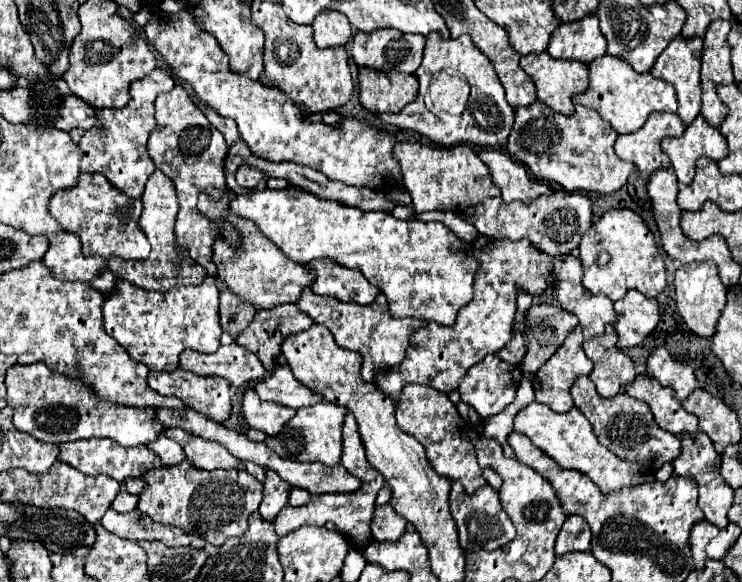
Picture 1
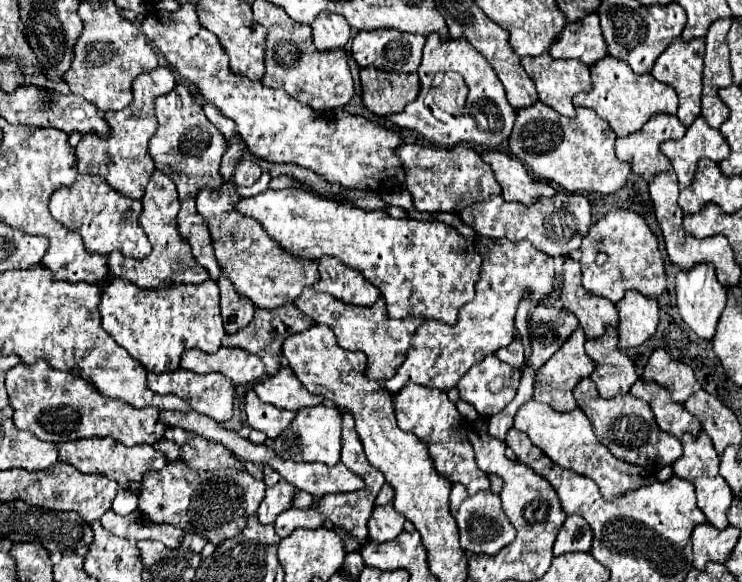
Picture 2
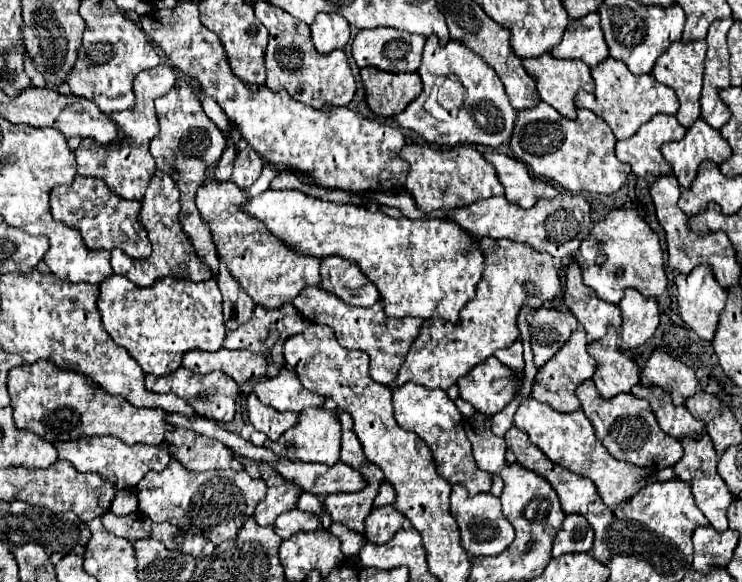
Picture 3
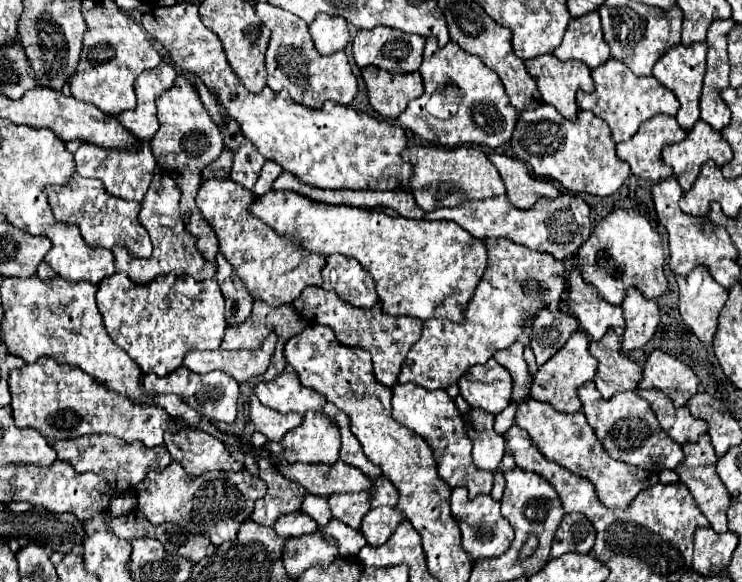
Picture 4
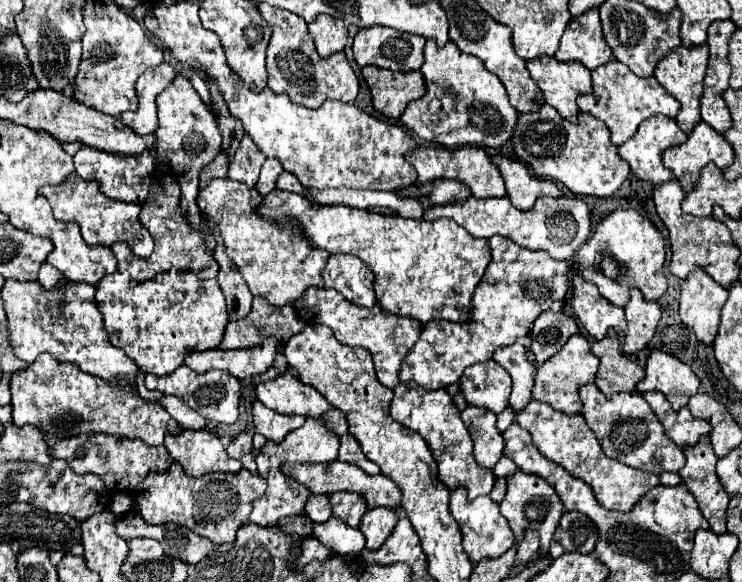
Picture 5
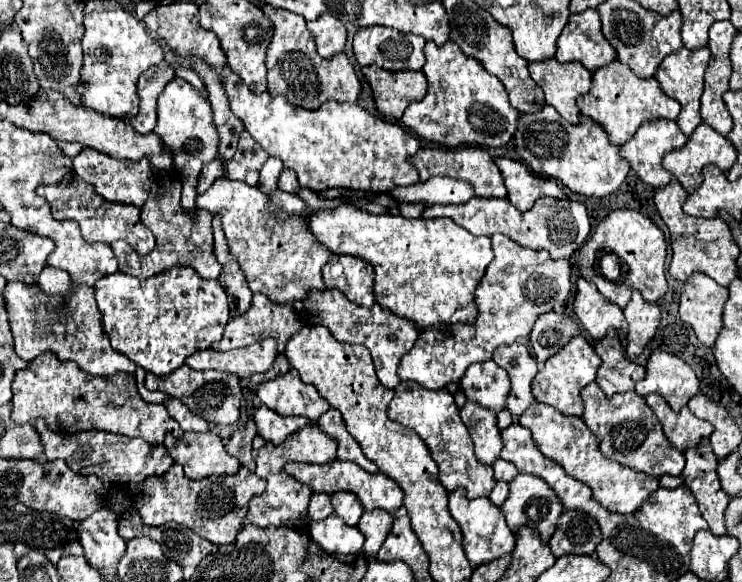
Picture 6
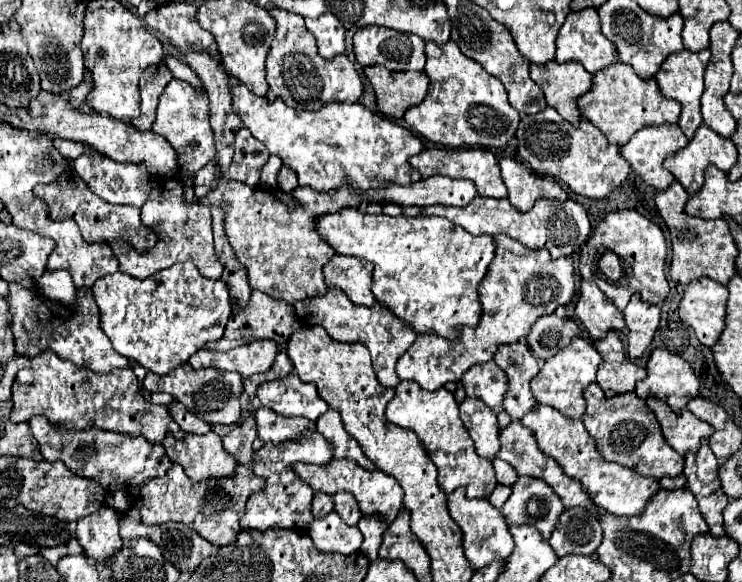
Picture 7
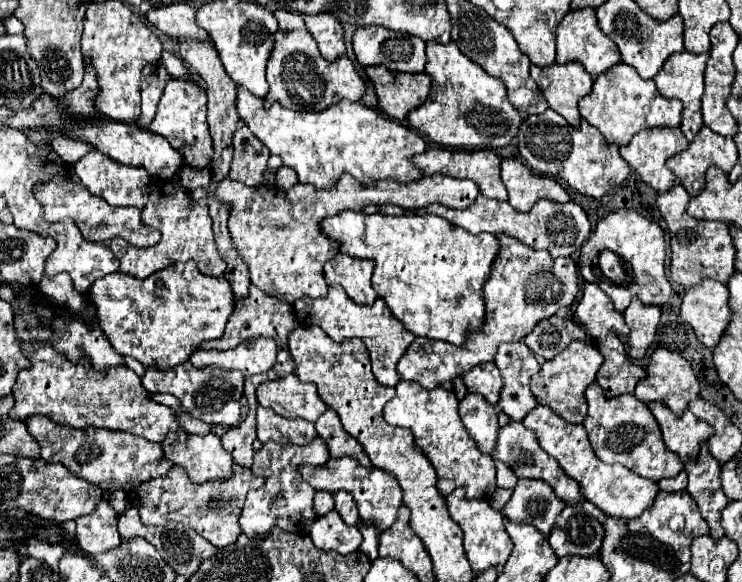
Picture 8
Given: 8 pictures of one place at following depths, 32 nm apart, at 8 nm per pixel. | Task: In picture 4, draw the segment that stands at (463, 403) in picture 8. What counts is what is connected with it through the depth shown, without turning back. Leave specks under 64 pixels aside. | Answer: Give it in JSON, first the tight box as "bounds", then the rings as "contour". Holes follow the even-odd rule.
{"bounds":[462,408,504,472],"contour":[[[470,408],[462,418],[470,440],[474,442],[472,456],[476,466],[494,472],[504,456],[504,438],[494,432],[494,414]]]}

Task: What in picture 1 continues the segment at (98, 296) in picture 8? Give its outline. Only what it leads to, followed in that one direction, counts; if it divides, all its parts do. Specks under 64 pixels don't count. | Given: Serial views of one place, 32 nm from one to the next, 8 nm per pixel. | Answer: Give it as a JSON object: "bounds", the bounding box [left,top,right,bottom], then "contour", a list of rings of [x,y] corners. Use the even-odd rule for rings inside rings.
{"bounds":[102,278,220,372],"contour":[[[208,278],[200,286],[174,286],[168,292],[150,292],[126,280],[118,280],[116,288],[104,296],[102,316],[104,330],[124,346],[130,358],[142,362],[152,372],[176,370],[178,356],[186,348],[210,354],[220,346],[218,286]]]}

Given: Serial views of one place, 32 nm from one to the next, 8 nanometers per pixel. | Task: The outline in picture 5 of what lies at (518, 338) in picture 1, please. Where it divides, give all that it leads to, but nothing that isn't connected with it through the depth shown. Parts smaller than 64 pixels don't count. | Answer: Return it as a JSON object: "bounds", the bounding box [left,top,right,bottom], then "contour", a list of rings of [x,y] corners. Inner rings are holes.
{"bounds":[494,342,536,414],"contour":[[[520,342],[498,348],[494,352],[494,362],[498,362],[504,370],[508,370],[512,378],[512,394],[508,398],[508,406],[518,414],[532,402],[532,384],[536,366],[526,358],[526,348]]]}

